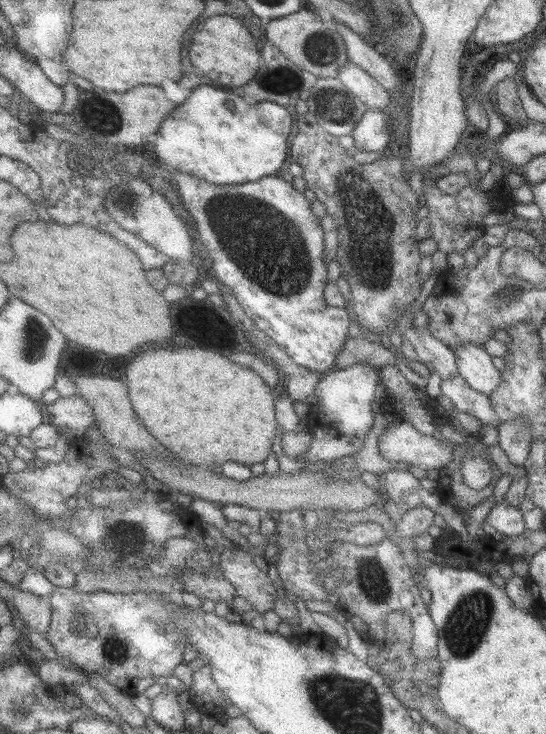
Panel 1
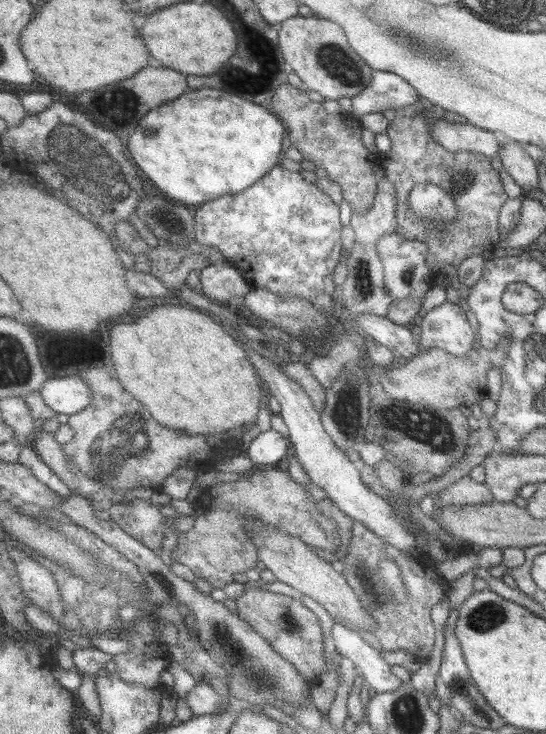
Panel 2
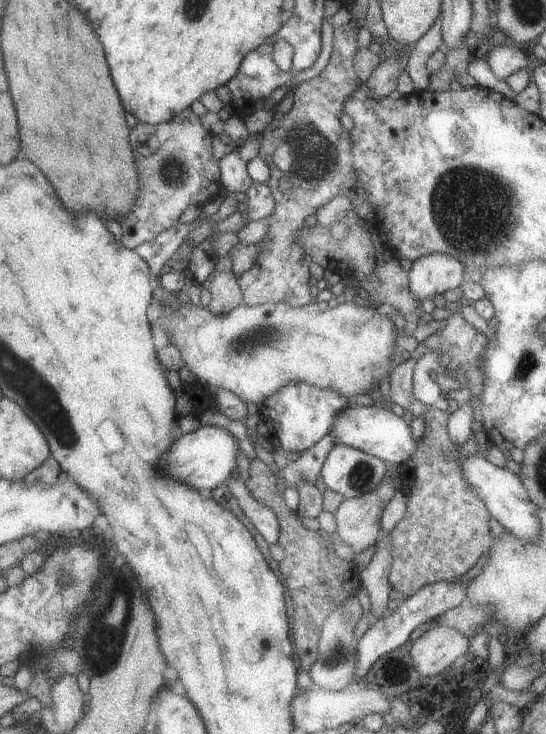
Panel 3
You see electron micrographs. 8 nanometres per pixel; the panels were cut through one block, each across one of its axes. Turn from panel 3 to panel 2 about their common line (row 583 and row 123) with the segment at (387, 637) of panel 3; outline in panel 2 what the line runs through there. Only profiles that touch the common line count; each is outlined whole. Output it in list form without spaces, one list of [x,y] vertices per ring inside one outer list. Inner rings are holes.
[[[441,120],[435,128],[435,140],[439,140],[451,152],[481,152],[483,156],[499,158],[503,138],[499,134],[487,132],[473,124],[459,124]]]

